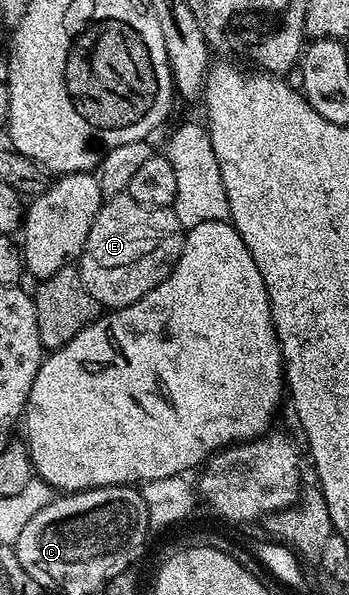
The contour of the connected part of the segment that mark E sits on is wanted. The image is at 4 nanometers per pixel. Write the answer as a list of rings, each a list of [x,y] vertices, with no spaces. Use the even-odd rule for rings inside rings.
[[[127,193],[113,195],[107,201],[101,203],[100,211],[94,217],[94,225],[90,225],[90,237],[86,237],[86,245],[84,252],[80,254],[78,260],[78,270],[82,281],[86,285],[86,289],[90,289],[90,297],[96,299],[97,304],[104,309],[115,309],[118,307],[125,307],[134,301],[138,301],[142,297],[146,297],[146,293],[150,293],[150,289],[154,289],[165,277],[172,272],[174,265],[178,261],[178,257],[184,248],[185,228],[180,226],[178,217],[175,211],[167,207],[151,207],[150,205],[138,205],[138,201],[131,199]]]

